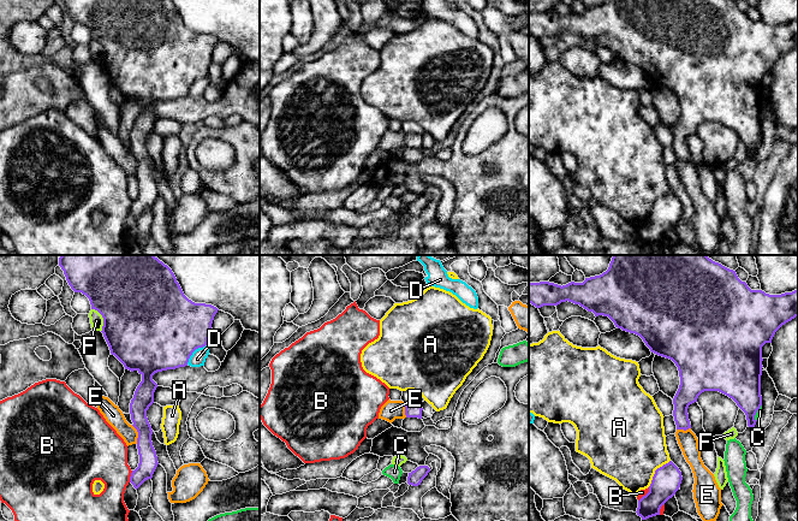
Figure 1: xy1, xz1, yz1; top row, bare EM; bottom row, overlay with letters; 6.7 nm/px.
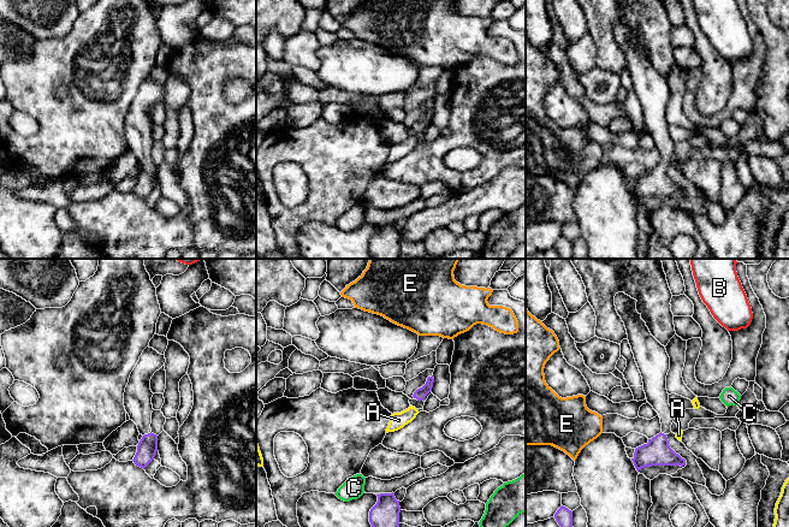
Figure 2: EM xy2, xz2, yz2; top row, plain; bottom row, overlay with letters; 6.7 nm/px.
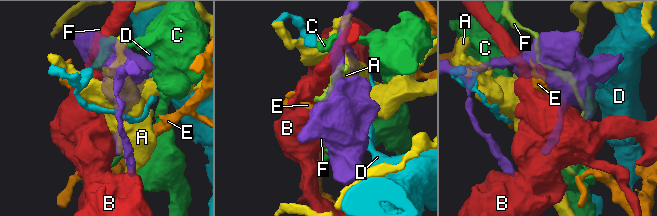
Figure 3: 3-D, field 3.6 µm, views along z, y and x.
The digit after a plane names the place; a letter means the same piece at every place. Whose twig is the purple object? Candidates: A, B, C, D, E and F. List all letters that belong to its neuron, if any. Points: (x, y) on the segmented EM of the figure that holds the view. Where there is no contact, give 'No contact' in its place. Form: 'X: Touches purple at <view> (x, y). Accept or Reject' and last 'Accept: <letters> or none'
A: Touches purple at yz1 (655, 472). Reject
B: Touches purple at xy1 (130, 477). Reject
C: Touches purple at yz1 (756, 412). Reject
D: Touches purple at xy1 (194, 350). Reject
E: Touches purple at xy1 (138, 434). Reject
F: Touches purple at xy1 (103, 319). Reject
Accept: none

